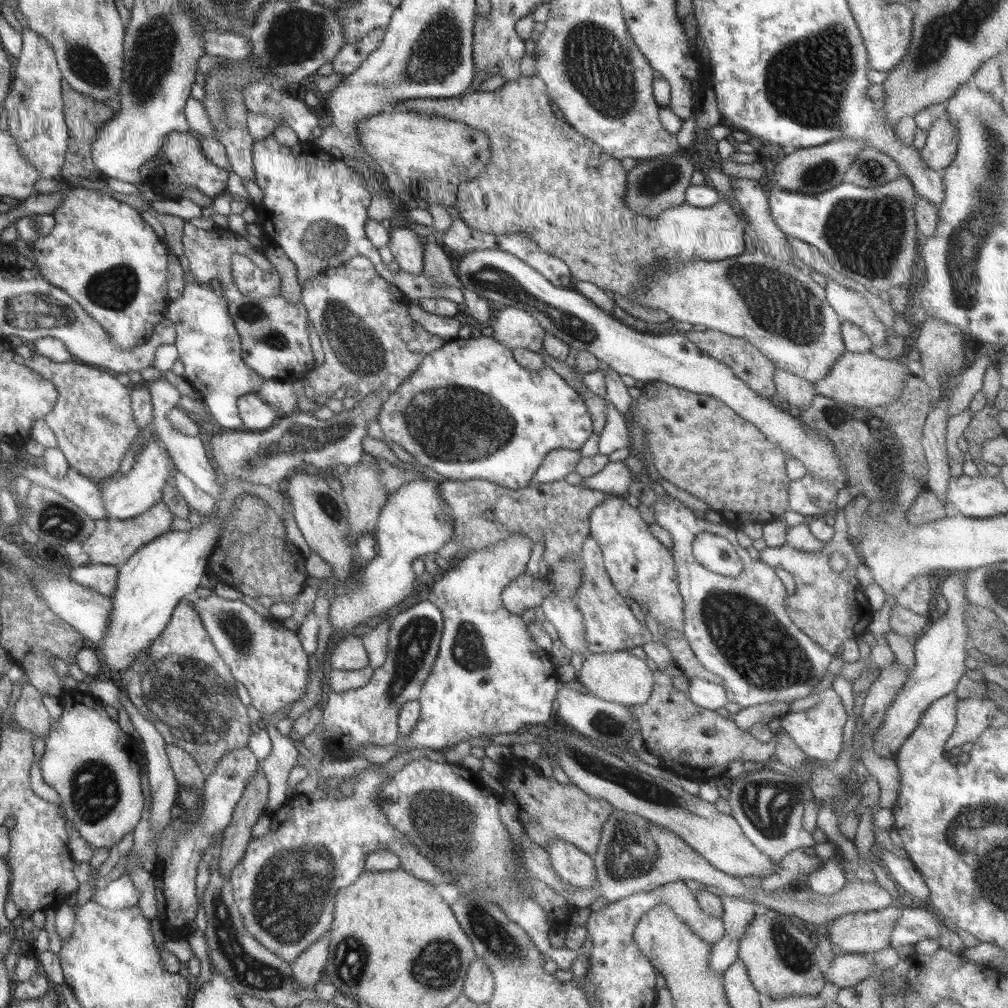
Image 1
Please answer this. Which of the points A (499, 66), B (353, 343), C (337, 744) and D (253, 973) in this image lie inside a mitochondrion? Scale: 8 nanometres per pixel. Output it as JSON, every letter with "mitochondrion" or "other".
{"A":"other","B":"mitochondrion","C":"other","D":"mitochondrion"}

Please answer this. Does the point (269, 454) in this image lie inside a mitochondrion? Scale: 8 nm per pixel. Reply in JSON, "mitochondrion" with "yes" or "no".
{"mitochondrion":"yes"}

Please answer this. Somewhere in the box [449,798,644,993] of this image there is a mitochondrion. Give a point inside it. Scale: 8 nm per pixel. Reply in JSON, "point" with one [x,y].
{"point":[498,940]}

